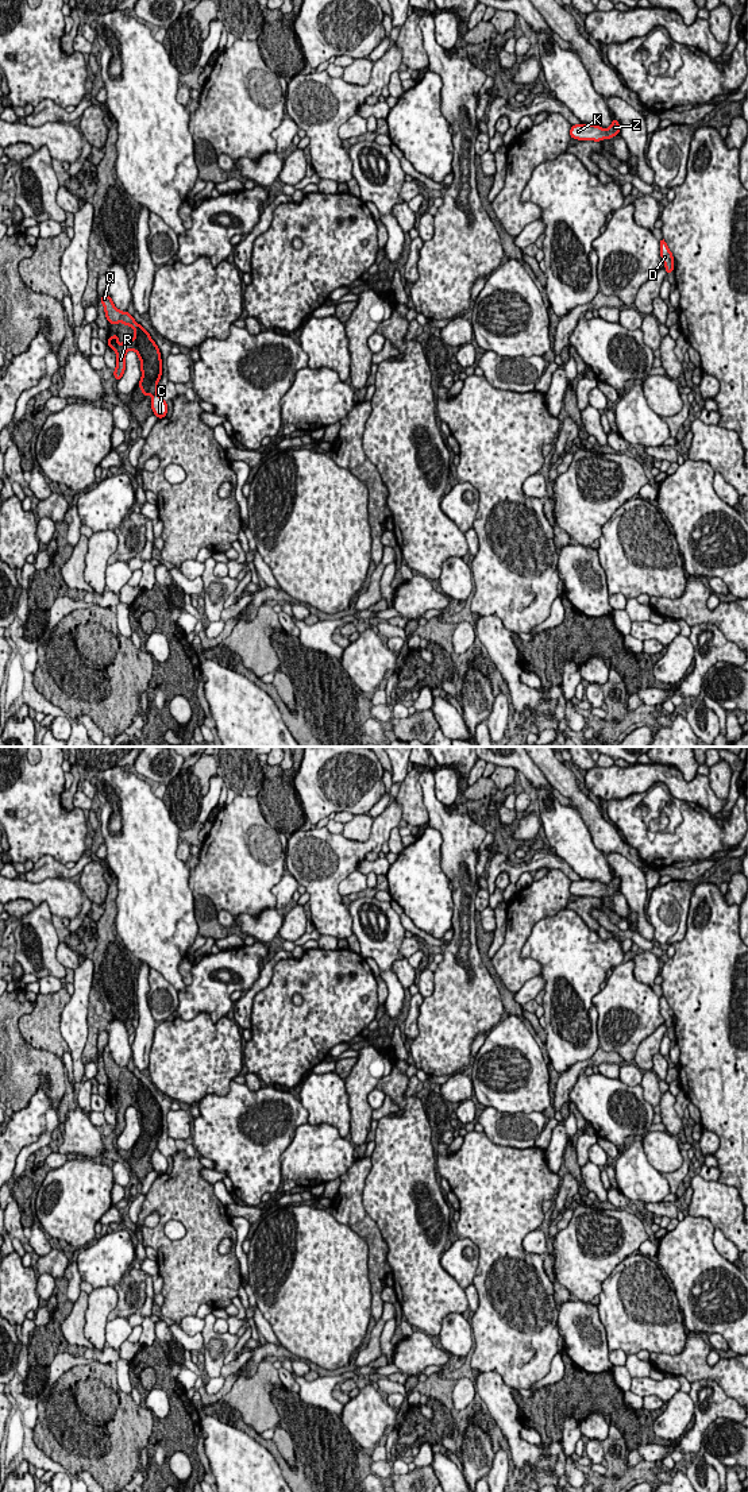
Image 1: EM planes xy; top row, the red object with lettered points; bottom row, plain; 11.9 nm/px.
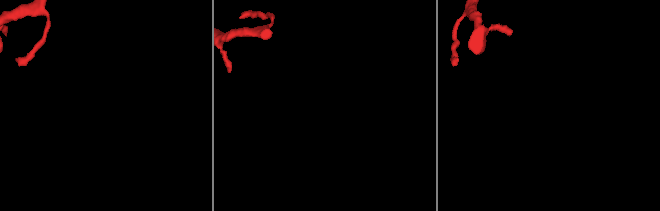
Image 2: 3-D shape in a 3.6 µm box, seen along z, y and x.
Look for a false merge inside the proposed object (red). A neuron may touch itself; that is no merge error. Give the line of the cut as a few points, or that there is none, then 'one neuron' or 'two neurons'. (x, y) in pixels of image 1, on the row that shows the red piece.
cut xy (157, 392), (153, 396); two neurons

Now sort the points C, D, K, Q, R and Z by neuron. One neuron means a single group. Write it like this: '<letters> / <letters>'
C D K Z / Q R

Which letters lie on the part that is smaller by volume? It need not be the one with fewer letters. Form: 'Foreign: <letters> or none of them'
Foreign: Q, R

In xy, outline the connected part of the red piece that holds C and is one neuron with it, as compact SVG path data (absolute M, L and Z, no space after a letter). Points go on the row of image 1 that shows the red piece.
M158 392L151 398L151 409L158 419L166 417L167 402L158 394Z

